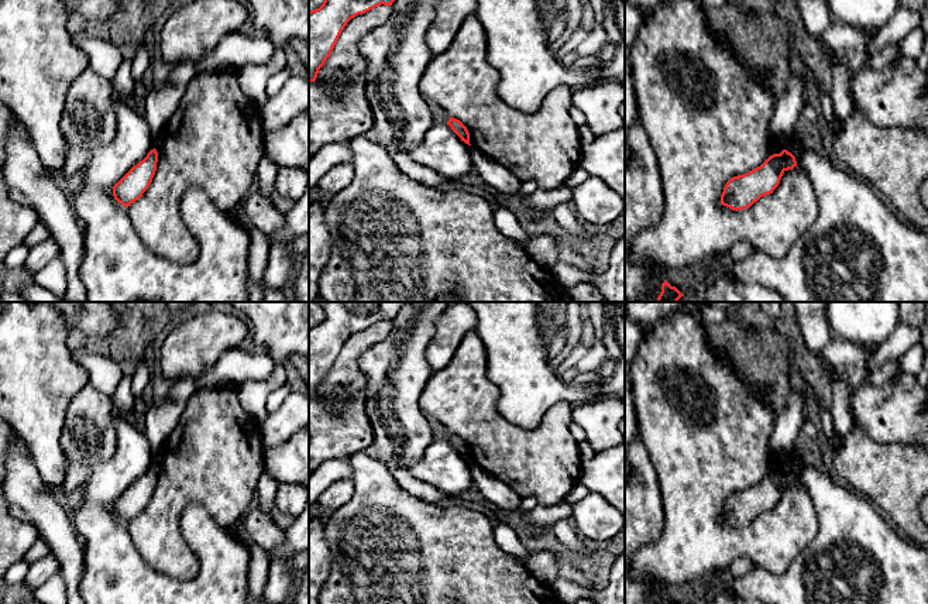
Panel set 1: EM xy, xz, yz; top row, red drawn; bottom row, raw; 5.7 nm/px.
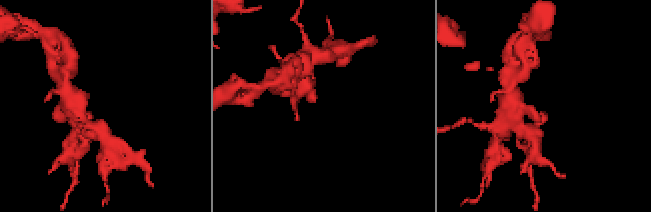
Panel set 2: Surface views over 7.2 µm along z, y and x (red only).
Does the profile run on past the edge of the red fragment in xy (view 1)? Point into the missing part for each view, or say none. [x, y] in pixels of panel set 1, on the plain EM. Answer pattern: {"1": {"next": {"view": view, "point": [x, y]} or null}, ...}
{"1": {"next": null}}

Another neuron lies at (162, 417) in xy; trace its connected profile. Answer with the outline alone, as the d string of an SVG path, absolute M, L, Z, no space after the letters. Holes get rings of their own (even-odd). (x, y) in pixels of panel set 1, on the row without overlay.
M181 378L171 384L166 395L148 409L145 415L145 436L151 445L155 466L159 464L165 449L165 440L175 429L195 389L196 385L192 378Z

